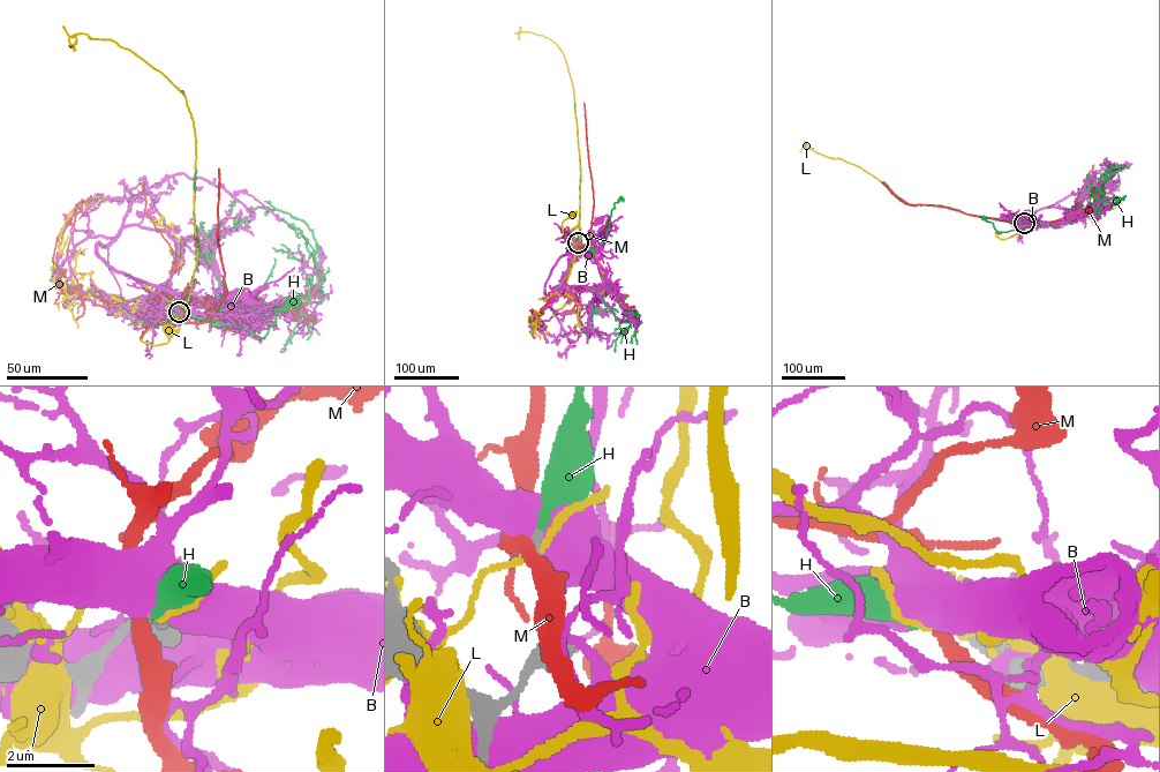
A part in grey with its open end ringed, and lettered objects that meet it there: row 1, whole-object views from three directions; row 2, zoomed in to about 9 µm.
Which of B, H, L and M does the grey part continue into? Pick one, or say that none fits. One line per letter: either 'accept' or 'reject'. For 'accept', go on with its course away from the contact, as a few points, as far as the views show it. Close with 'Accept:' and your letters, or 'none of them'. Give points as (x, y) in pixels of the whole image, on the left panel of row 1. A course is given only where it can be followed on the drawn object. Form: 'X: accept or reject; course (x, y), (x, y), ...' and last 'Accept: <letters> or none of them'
B: reject
H: accept; course (179, 312), (185, 307), (188, 315), (212, 324), (239, 325), (261, 338), (276, 322), (275, 310), (295, 300)
L: reject
M: reject
Accept: H

